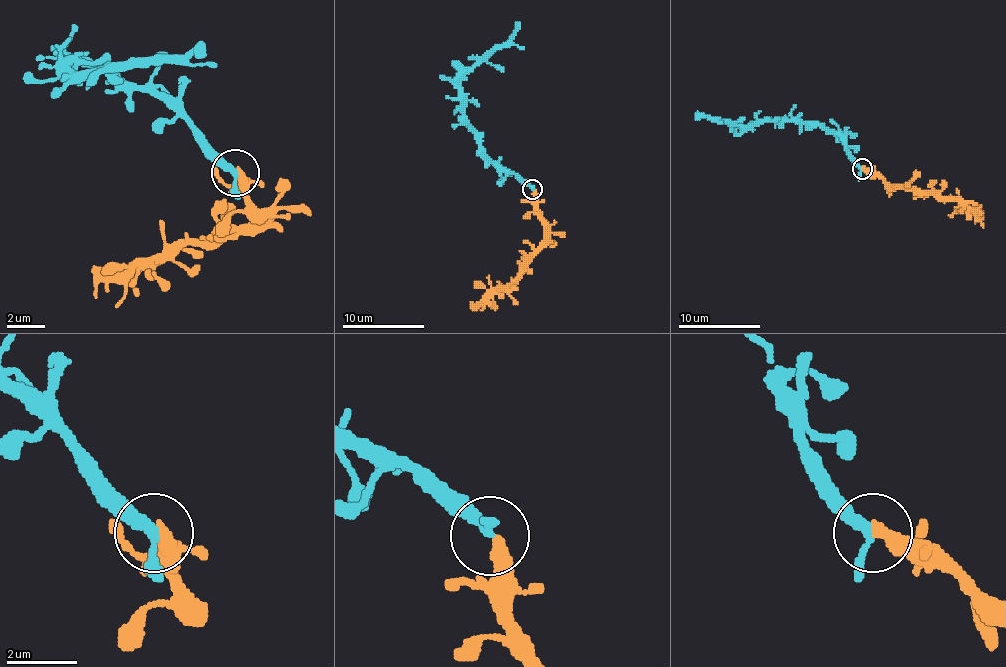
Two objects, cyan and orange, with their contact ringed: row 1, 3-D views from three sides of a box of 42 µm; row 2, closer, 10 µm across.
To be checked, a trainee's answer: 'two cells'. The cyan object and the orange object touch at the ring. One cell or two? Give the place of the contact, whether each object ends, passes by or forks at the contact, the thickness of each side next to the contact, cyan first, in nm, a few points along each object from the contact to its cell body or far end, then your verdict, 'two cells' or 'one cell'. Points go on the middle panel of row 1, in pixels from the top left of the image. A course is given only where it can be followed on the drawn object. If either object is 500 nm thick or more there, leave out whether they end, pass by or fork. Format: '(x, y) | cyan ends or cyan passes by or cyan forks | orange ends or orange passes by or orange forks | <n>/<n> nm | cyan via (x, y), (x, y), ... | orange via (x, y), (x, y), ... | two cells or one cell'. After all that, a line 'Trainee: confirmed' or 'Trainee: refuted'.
(532, 189) | cyan passes by | orange ends | 240/400 nm | cyan via (532, 190), (495, 163), (481, 147), (481, 134), (464, 114), (460, 79), (507, 40), (519, 22) | orange via (534, 190), (534, 208), (542, 216), (544, 247), (509, 283), (489, 292), (474, 306), (472, 302) | one cell
Trainee: refuted

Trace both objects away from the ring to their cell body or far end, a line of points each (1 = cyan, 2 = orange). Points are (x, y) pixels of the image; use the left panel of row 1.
1: (234, 171), (149, 91), (116, 72), (78, 63), (69, 68), (177, 63), (205, 44)
2: (239, 171), (239, 190), (262, 219), (182, 242), (135, 261), (102, 280), (97, 299)

